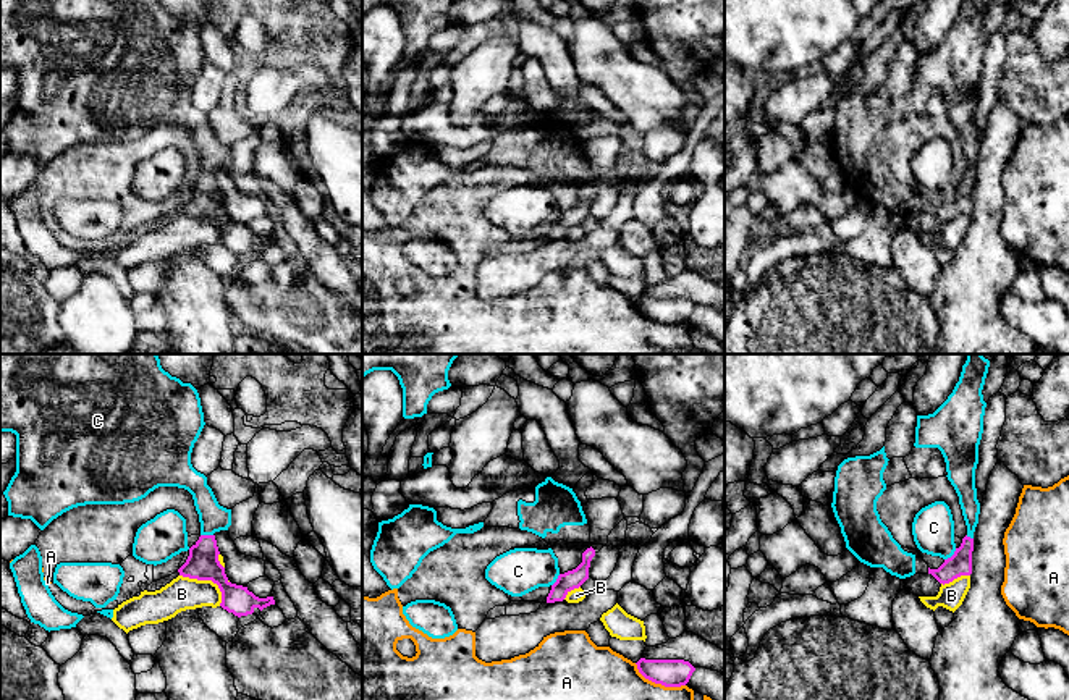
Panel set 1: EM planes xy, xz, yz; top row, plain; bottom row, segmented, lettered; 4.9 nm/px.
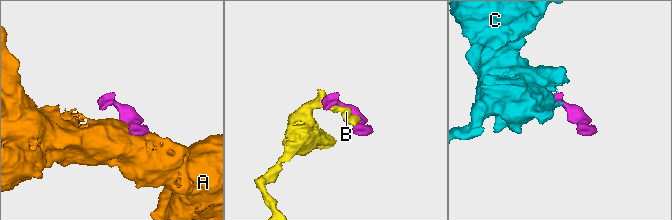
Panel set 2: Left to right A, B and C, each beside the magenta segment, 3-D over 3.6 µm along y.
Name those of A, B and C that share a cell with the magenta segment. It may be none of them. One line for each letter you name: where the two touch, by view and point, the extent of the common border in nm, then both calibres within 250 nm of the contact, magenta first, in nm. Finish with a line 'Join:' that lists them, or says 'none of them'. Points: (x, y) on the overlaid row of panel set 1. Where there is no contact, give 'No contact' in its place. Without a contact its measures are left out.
C: Touches magenta at yz (953, 555). Shared border 90 nm. Thickness 110 nm (magenta) against 200 nm
Join: C

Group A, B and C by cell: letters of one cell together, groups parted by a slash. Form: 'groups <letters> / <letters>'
groups A / B / C

